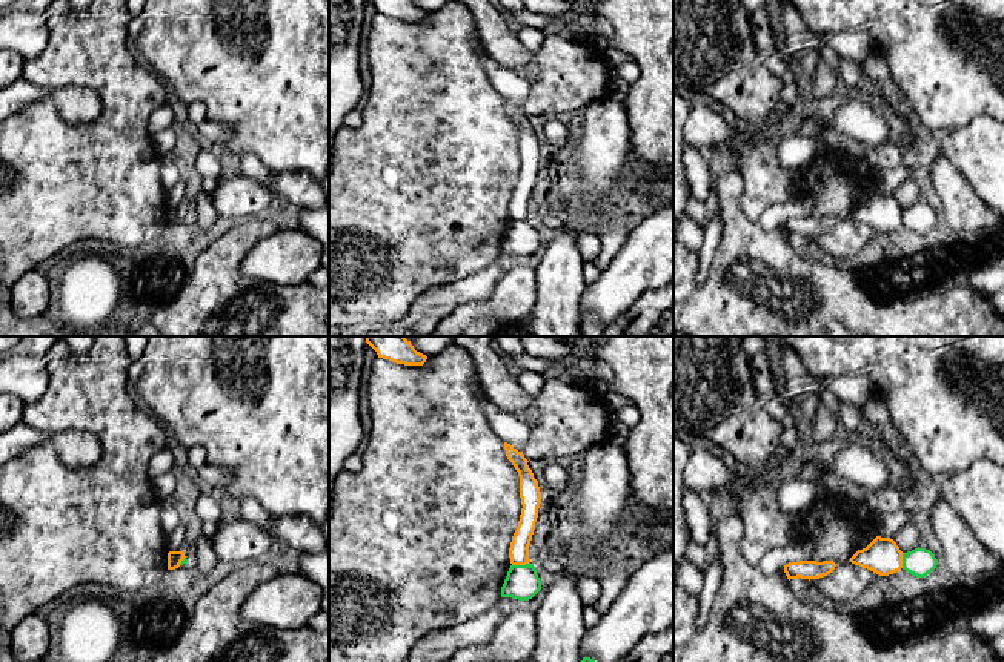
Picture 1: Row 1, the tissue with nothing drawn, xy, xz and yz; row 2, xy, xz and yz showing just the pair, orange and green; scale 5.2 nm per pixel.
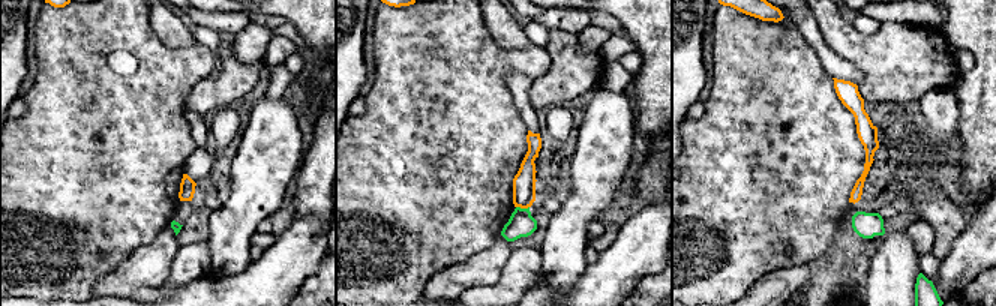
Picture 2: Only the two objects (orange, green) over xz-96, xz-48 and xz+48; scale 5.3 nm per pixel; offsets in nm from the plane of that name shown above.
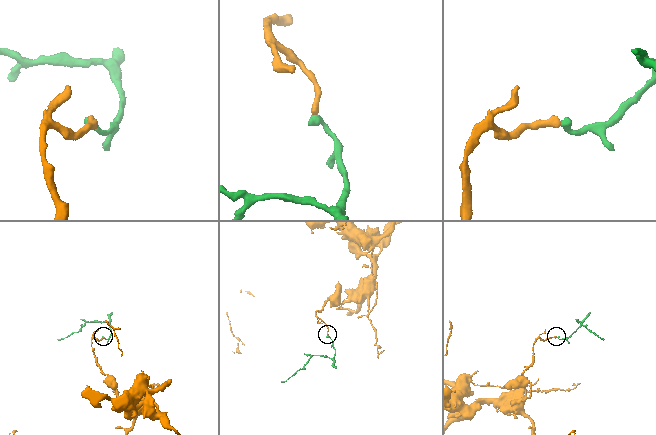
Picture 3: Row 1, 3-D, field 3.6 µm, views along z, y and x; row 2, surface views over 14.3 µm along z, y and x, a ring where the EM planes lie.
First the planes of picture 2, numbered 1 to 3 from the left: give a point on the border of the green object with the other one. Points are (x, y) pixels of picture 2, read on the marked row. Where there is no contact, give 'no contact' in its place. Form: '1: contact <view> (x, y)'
1: no contact
2: contact xz-48 (522, 207)
3: no contact

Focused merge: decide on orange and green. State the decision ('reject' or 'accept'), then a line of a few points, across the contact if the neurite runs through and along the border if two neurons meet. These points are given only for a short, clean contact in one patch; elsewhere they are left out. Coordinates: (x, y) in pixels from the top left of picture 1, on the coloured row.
reject

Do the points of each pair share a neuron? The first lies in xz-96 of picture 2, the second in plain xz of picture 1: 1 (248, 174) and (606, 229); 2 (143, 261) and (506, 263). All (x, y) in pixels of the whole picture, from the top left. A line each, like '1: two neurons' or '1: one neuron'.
1: two neurons
2: two neurons

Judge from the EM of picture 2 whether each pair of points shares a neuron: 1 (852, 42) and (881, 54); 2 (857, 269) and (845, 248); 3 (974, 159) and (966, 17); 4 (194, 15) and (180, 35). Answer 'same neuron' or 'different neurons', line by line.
1: same neuron
2: different neurons
3: same neuron
4: different neurons

